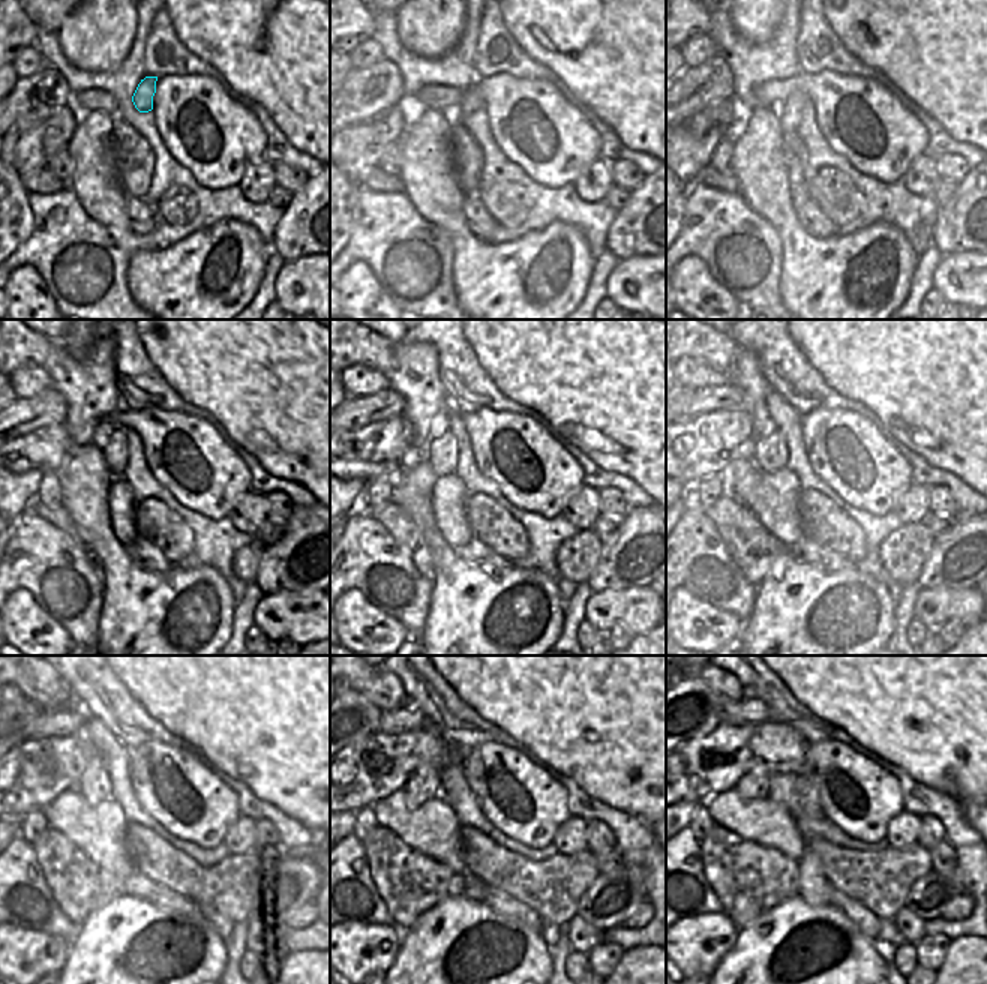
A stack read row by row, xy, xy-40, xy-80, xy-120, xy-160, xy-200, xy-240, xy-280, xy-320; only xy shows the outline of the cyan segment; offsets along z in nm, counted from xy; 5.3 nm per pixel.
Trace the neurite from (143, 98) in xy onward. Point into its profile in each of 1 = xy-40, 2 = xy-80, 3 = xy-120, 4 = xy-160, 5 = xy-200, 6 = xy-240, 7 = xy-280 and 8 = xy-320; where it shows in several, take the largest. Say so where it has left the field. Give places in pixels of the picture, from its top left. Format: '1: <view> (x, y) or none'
1: xy-40 (473, 99)
2: xy-80 (789, 113)
3: xy-120 (116, 450)
4: xy-160 (441, 453)
5: xy-200 (770, 453)
6: xy-240 (95, 786)
7: xy-280 (425, 785)
8: xy-320 (753, 785)

